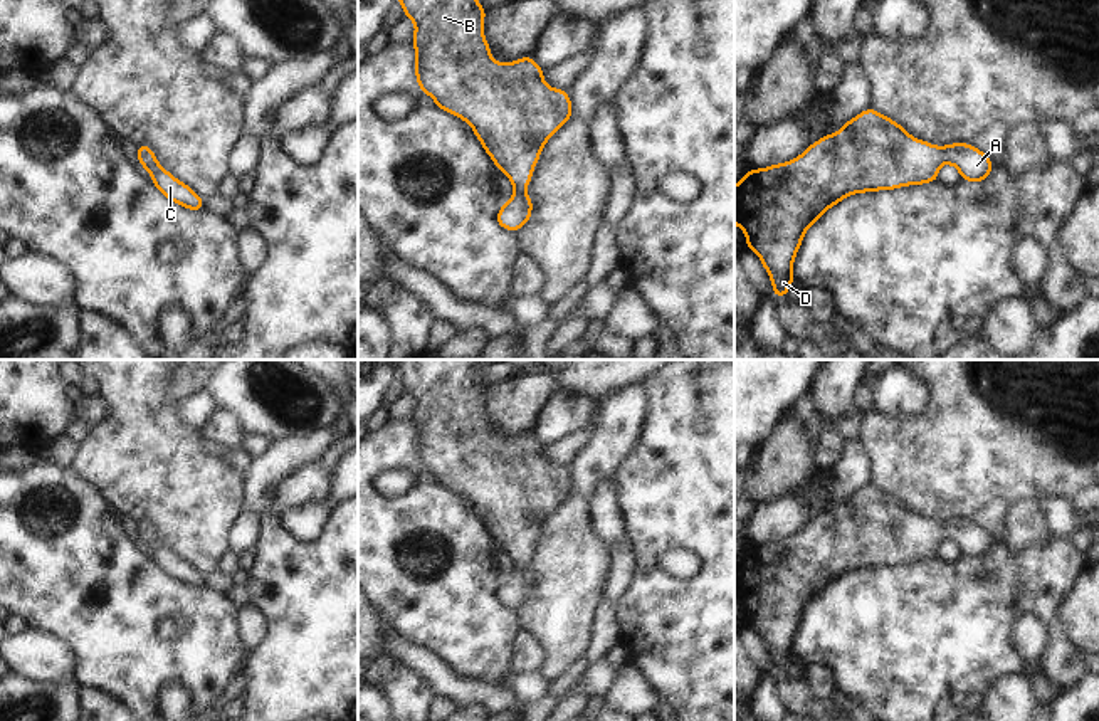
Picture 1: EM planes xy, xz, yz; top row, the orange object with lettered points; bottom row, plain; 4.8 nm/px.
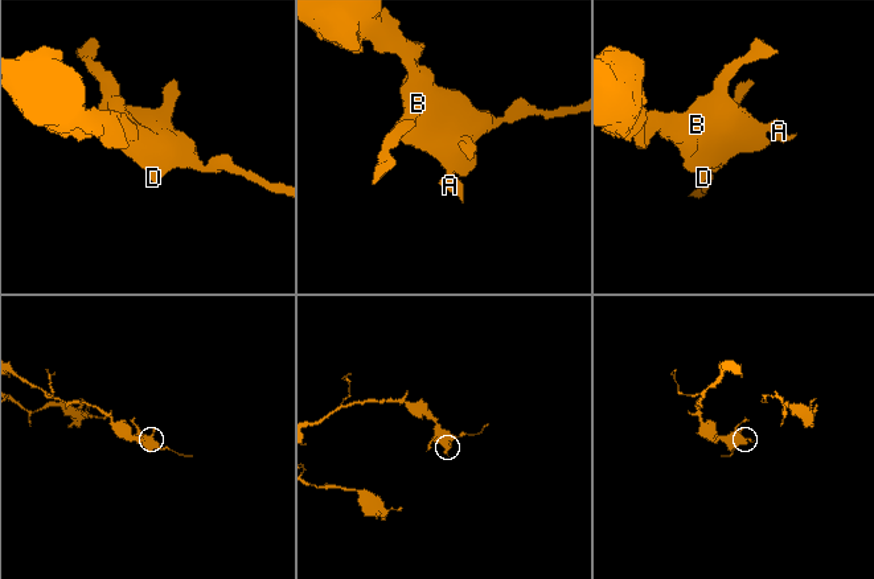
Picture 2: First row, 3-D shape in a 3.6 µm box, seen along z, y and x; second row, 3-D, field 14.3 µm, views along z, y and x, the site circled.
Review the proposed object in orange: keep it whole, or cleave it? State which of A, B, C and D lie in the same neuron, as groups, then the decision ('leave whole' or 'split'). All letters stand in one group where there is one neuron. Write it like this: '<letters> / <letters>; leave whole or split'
A B C D; leave whole

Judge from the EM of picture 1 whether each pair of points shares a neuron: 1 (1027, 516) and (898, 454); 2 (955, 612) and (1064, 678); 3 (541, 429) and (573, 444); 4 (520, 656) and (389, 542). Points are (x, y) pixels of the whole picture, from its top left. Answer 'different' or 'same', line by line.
1: different
2: same
3: different
4: different

